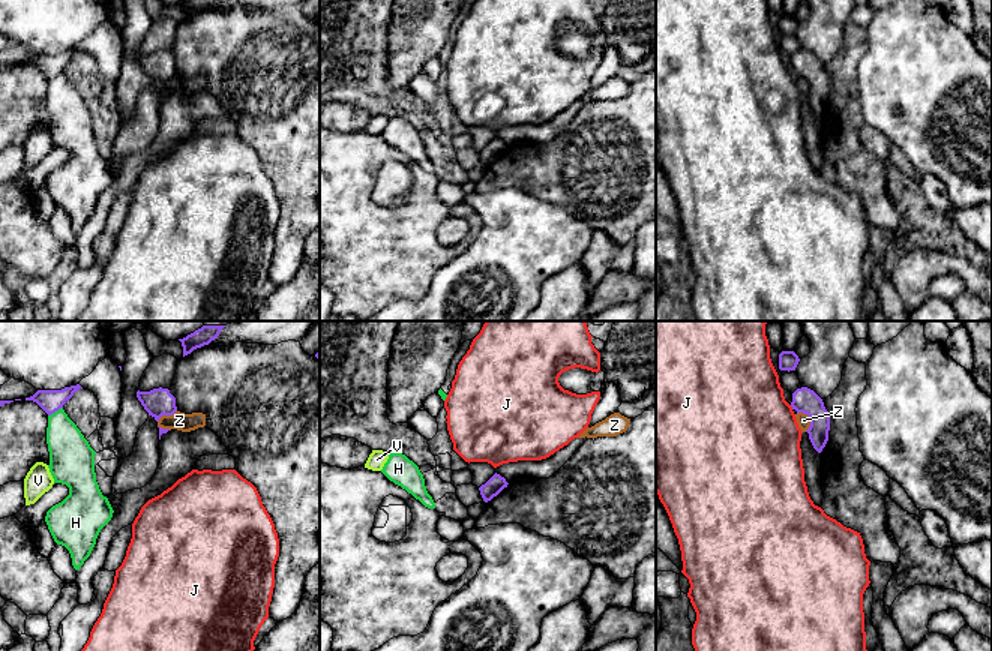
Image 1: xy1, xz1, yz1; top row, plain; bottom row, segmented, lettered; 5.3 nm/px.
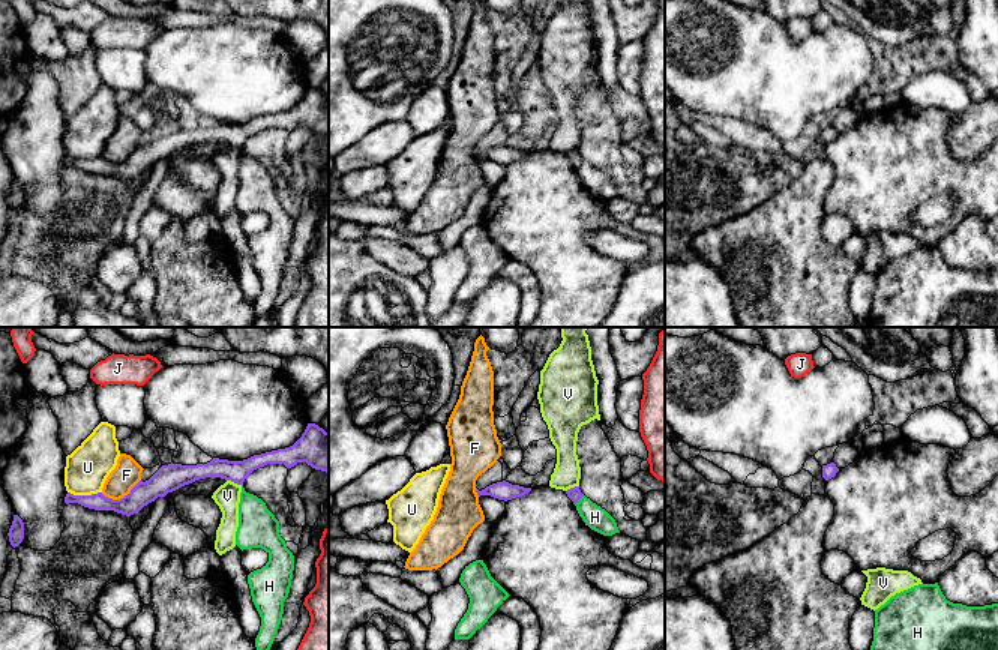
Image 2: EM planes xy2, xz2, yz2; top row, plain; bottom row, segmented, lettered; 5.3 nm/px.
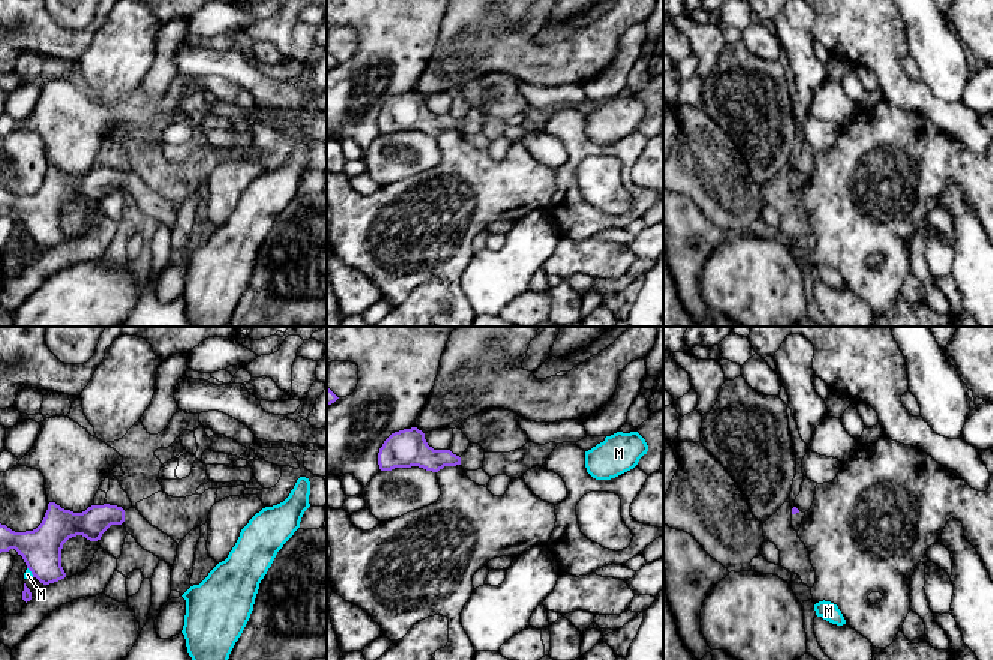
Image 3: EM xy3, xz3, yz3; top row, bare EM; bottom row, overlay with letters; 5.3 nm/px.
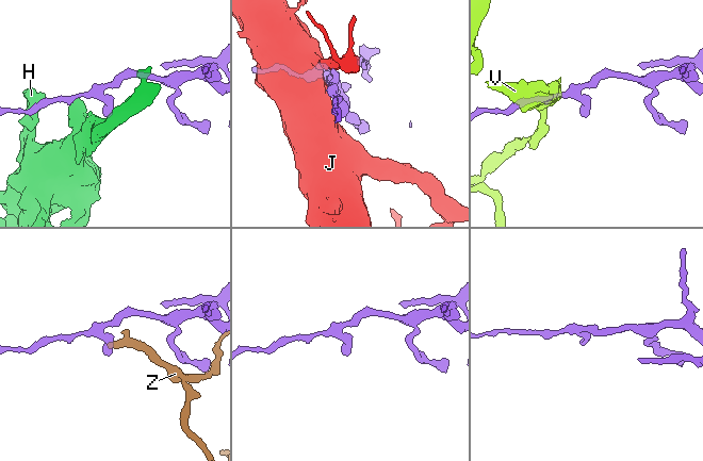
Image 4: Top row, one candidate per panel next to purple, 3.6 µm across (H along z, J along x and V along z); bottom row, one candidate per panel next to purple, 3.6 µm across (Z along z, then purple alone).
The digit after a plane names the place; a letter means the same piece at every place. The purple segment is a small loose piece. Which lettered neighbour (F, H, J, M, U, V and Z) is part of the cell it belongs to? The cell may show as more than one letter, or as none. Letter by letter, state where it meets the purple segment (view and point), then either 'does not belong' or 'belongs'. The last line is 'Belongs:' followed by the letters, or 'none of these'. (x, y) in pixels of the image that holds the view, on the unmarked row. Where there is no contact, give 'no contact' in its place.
F: xy2 (120, 162) | does not belong
H: xy1 (54, 75) | does not belong
J: yz1 (791, 69) | does not belong
M: xy3 (30, 234) | does not belong
U: xy2 (84, 159) | does not belong
V: xy2 (234, 146) | does not belong
Z: yz1 (811, 83) | does not belong
Belongs: none of these

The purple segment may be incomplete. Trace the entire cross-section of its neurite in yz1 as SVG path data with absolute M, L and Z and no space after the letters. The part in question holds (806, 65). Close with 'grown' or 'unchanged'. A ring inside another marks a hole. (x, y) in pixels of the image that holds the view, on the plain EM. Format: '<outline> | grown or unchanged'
M801 51L792 57L792 74L810 81L810 90L806 94L813 112L821 117L828 105L830 78L822 63L810 52Z | unchanged

